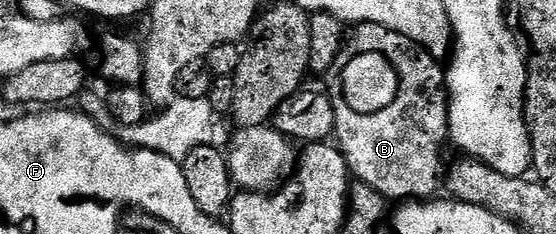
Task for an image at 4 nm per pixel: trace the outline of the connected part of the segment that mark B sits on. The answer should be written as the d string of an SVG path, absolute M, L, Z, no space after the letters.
M367 24L367 32L361 32L363 36L360 36L357 31L344 43L343 51L340 52L341 58L357 58L361 54L374 54L377 58L395 58L397 66L401 68L401 80L399 80L399 86L397 86L397 100L391 100L391 102L385 102L383 108L379 110L373 110L373 112L359 112L359 110L351 110L351 102L347 102L347 90L345 90L345 76L347 72L339 70L337 65L331 67L335 71L335 76L338 76L338 80L335 80L335 84L332 84L329 80L326 81L325 88L331 97L333 102L333 110L335 111L335 130L333 133L334 139L337 141L337 147L340 152L343 153L345 162L347 163L350 175L354 177L356 181L363 181L368 186L375 188L381 195L385 196L388 201L391 202L403 202L408 198L431 198L436 195L435 192L445 180L445 163L443 164L443 143L446 145L449 140L449 133L447 131L447 110L449 107L449 97L447 95L447 74L444 65L440 63L438 59L431 56L428 51L420 51L418 47L411 43L411 41L405 39L404 36L400 36L396 32L393 36L387 36L387 30L385 32L379 32L379 24Z

